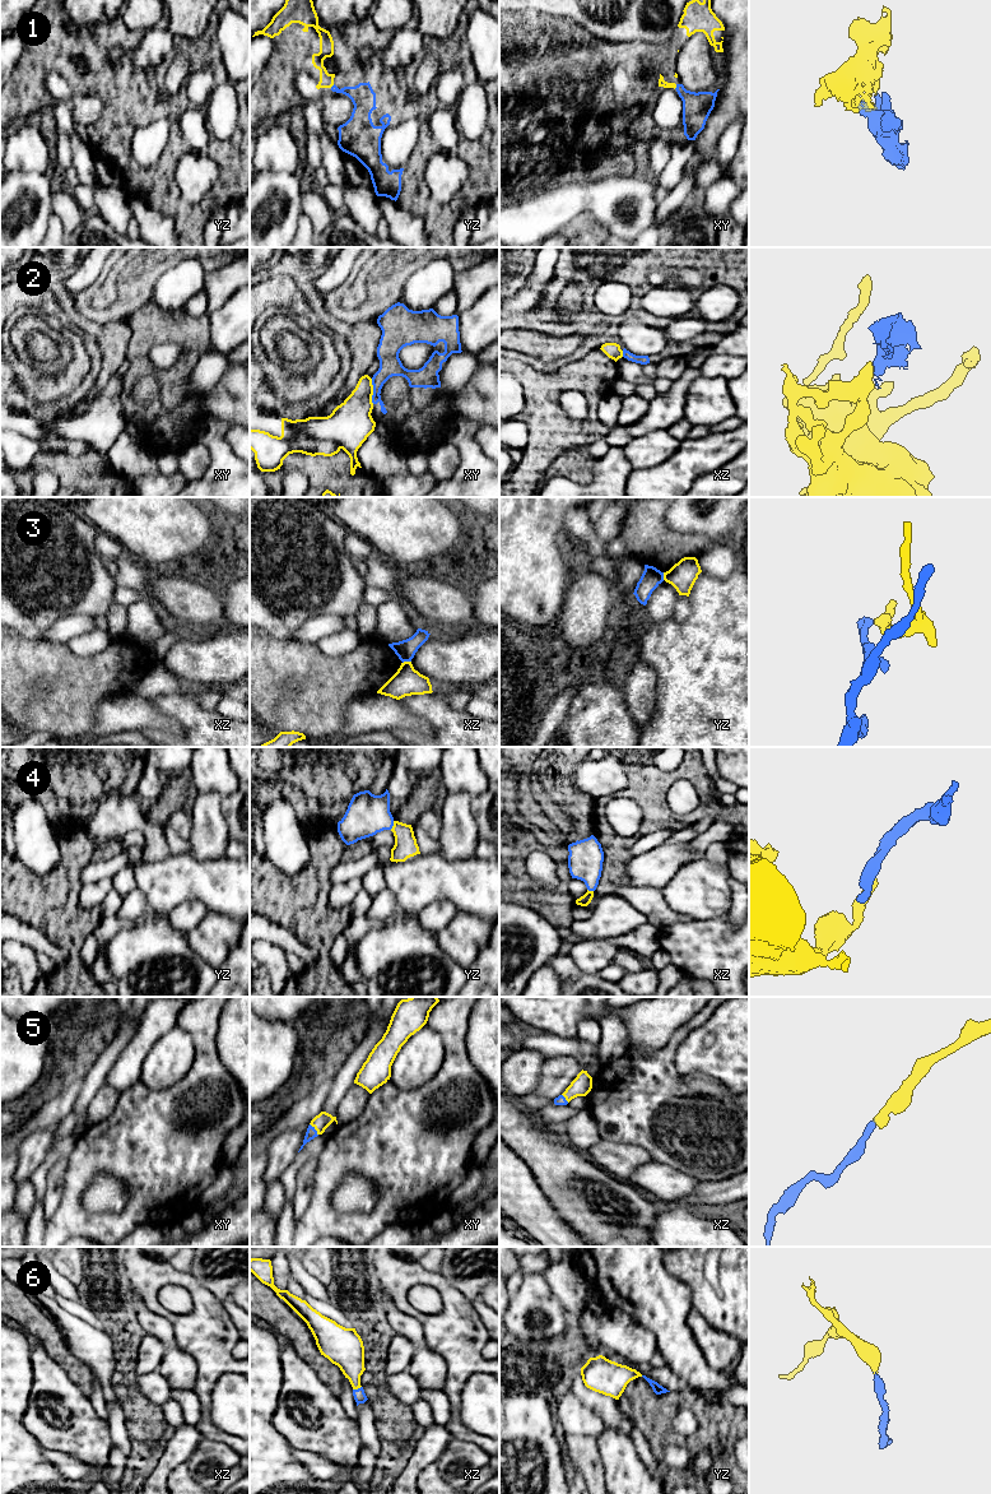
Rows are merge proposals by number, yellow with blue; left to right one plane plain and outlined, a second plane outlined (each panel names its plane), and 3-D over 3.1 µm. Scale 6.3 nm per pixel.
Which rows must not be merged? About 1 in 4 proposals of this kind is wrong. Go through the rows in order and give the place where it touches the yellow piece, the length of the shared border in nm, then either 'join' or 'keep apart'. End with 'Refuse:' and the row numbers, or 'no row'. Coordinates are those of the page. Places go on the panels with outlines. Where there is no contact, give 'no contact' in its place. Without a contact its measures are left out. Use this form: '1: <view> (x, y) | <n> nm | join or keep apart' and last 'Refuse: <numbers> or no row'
1: xy (675, 87) | 40 nm | join
2: xy (372, 391) | 160 nm | keep apart
3: xz (406, 662) | 60 nm | keep apart
4: yz (394, 825) | 60 nm | join
5: xy (315, 1128) | 90 nm | join
6: xz (357, 1388) | 60 nm | join
Refuse: 2, 3

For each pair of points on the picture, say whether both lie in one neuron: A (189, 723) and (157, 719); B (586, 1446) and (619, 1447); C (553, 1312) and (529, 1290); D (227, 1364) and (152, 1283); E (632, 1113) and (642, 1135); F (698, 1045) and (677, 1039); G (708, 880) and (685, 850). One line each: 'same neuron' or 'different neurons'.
A: different neurons
B: different neurons
C: same neuron
D: same neuron
E: same neuron
F: different neurons
G: different neurons

